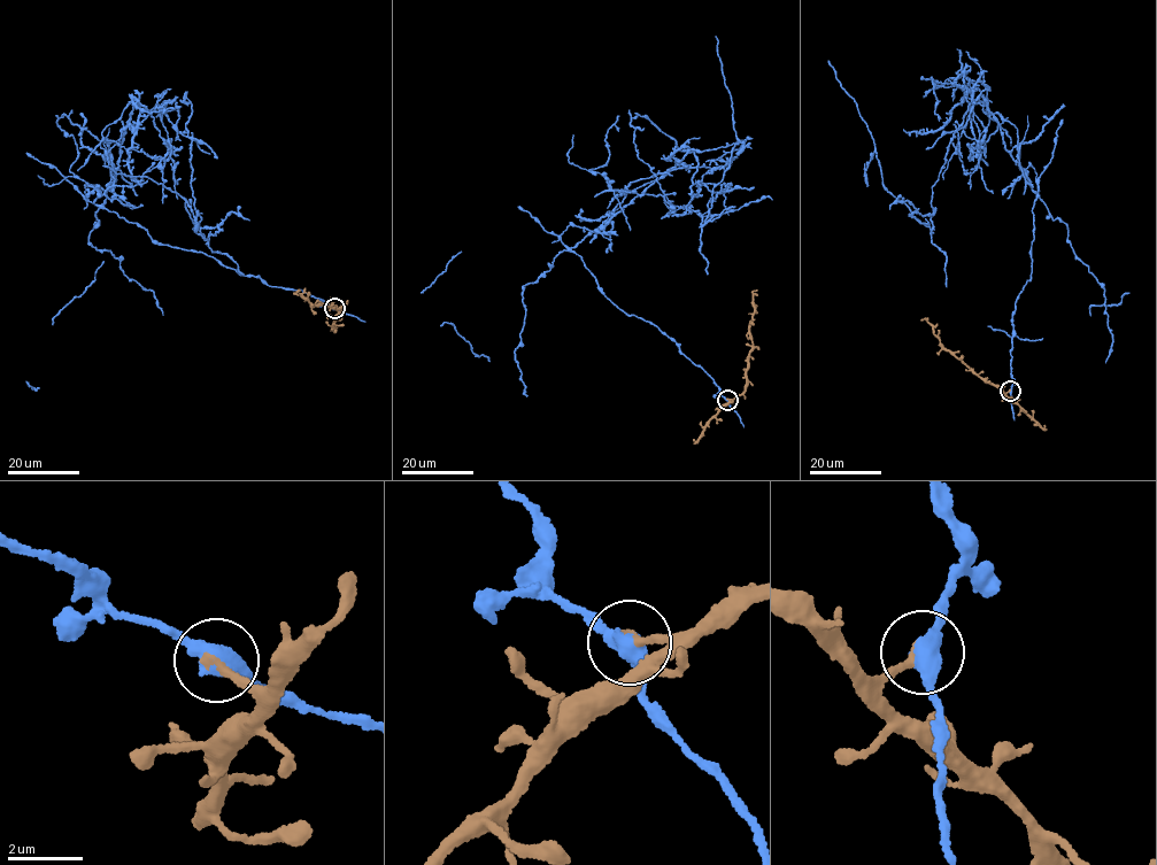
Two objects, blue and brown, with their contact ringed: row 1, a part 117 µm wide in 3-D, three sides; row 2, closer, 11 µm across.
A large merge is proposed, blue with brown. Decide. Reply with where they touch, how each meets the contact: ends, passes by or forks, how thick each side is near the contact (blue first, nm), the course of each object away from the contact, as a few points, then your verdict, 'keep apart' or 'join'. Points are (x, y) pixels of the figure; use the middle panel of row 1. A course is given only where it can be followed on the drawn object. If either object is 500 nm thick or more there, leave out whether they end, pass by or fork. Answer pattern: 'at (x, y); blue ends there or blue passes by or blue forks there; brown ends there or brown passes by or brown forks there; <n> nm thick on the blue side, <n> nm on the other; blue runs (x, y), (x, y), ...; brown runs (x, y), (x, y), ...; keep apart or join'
at (727, 400); blue passes by; brown ends there; 480 nm thick on the blue side, 260 nm on the other; blue runs (727, 399), (571, 248), (692, 149), (691, 201), (699, 182), (724, 191), (703, 223), (739, 141), (716, 36); brown runs (727, 399), (743, 392), (746, 386), (751, 347), (749, 326), (755, 308), (753, 292), (757, 290); keep apart

